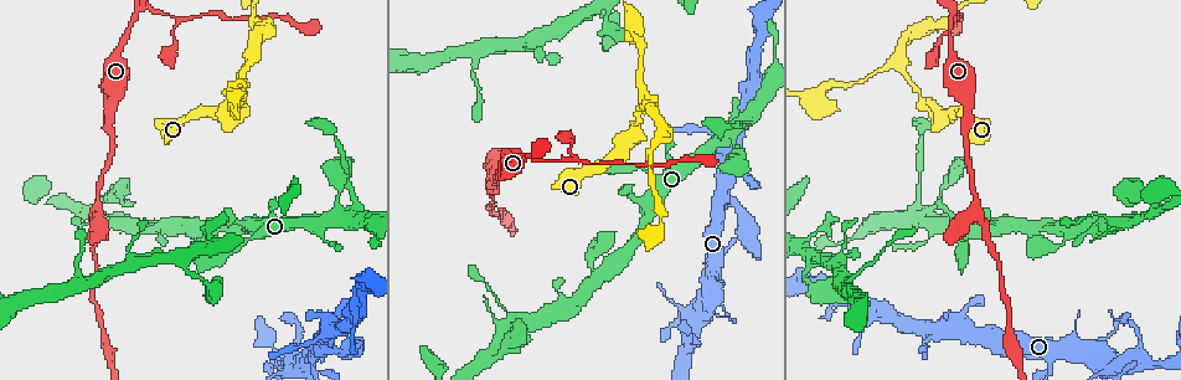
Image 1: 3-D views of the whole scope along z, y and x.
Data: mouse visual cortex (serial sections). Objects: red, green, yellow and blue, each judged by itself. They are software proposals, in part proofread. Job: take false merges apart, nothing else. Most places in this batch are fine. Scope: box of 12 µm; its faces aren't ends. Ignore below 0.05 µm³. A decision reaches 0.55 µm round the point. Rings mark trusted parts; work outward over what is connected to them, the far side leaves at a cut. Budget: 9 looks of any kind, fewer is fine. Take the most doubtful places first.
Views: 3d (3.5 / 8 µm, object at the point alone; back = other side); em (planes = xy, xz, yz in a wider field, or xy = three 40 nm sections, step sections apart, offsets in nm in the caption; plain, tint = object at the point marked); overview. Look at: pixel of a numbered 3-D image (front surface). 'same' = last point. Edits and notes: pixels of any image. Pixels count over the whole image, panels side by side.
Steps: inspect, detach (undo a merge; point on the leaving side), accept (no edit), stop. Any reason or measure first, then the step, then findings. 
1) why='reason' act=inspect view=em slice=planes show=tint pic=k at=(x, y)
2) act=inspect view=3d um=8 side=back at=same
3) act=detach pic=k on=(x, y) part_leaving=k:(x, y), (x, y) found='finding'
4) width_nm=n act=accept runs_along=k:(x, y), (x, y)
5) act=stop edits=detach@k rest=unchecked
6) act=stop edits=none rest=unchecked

why='abrupt turn' act=inspect view=3d um=8 pic=1 at=(955, 19)

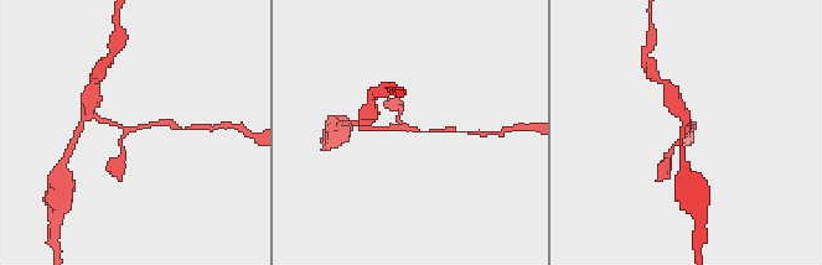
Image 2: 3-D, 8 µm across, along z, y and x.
act=inspect view=em slice=xy step=3 show=tint pic=2 at=(127, 127)

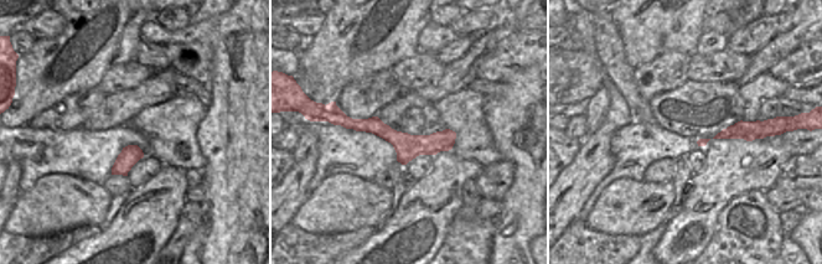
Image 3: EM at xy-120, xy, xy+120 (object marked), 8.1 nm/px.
act=accept found='all the same cell'

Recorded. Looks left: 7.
why='a fork' act=inspect view=3d um=3.5 pic=1 at=(642, 105)

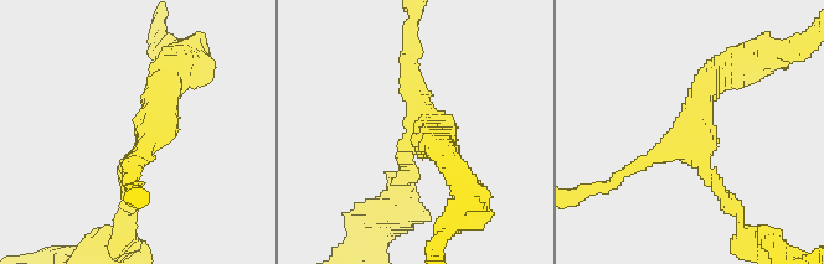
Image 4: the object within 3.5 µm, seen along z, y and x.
arms=3 arm_widths_nm=200,200,350 act=inspect view=em slice=xy step=5 show=tint pic=4 at=(693, 154)

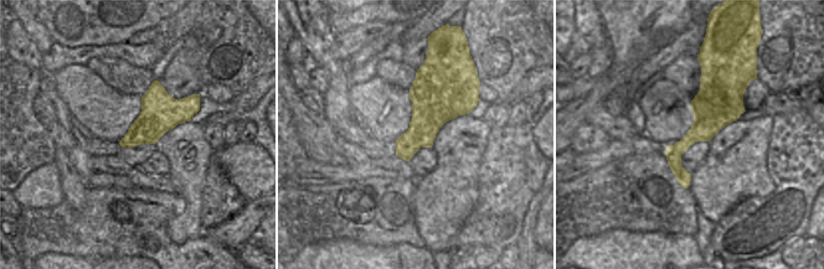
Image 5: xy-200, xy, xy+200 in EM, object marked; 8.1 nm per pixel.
act=accept runs_along=4:(124, 217), (124, 164), (166, 81) found='one cell here'

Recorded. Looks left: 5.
why='branch point' act=inspect view=3d um=3.5 pic=1 at=(631, 25)

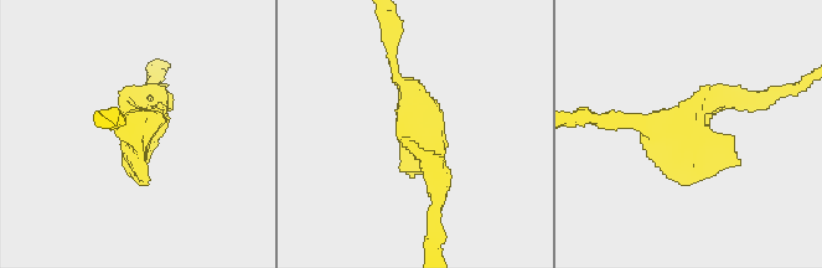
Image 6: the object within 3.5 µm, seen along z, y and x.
act=inspect view=em slice=xy step=1 show=tint pic=6 at=(688, 125)

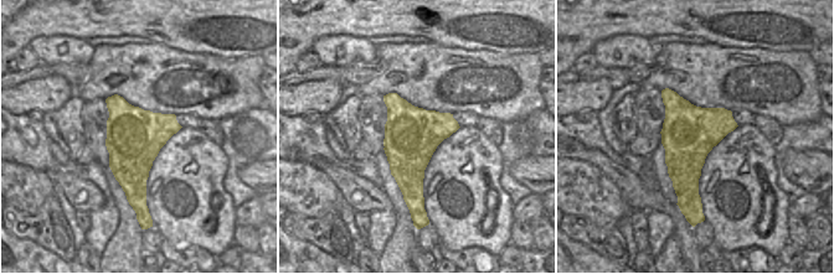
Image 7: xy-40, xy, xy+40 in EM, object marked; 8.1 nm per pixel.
act=accept runs_along=6:(438, 192), (392, 52) found='continuous, no second cell'

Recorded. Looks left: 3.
why='branch point' act=inspect view=3d um=8 pic=1 at=(1120, 219)

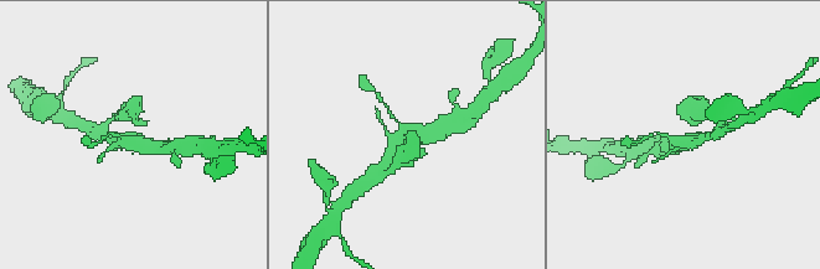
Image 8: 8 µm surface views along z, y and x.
why='need the tissue' act=inspect view=em slice=xy step=1 show=tint pic=8 at=(135, 144)

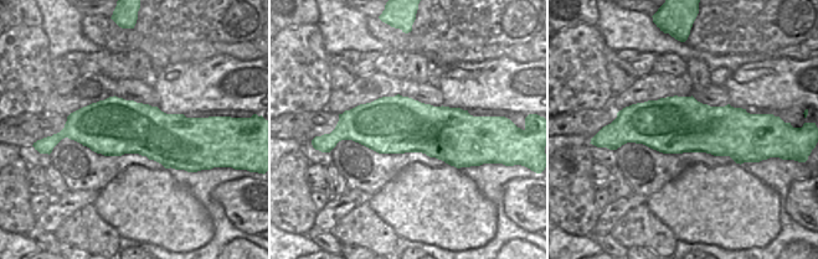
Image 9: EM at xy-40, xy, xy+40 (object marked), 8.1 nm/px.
act=accept runs_along=8:(447, 127), (413, 136), (388, 161) found='all the same cell'

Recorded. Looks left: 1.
act=stop edits=none rest=unchecked

